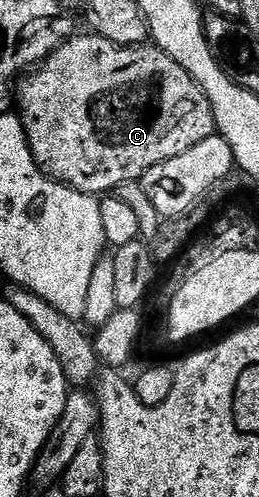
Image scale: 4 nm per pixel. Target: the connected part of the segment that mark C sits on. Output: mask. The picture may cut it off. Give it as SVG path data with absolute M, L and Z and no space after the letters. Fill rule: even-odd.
M78 33L67 39L44 60L41 66L31 70L17 84L16 111L22 120L22 128L28 137L28 145L32 149L32 157L36 161L39 171L43 171L50 179L55 179L58 183L63 183L64 186L76 189L80 193L102 197L107 193L114 193L126 182L141 180L142 175L148 173L148 169L152 169L152 165L172 161L172 157L180 157L180 153L188 153L188 149L192 149L192 145L200 145L200 141L215 134L212 105L208 101L204 89L200 89L200 85L196 85L196 81L192 81L188 69L180 69L180 65L176 65L176 61L172 61L172 57L168 57L168 53L164 53L153 45L121 47L99 35L85 34Z

